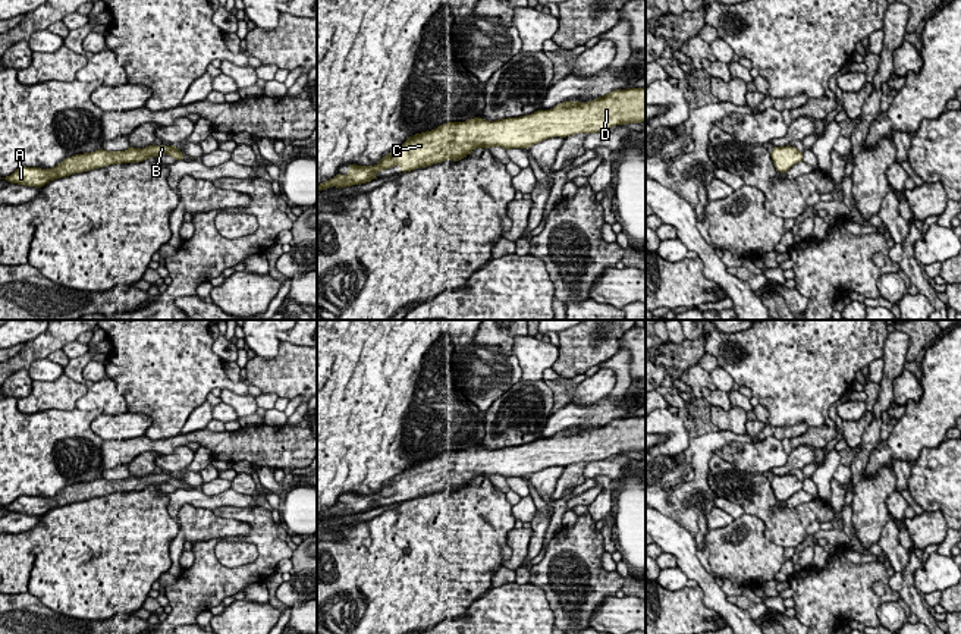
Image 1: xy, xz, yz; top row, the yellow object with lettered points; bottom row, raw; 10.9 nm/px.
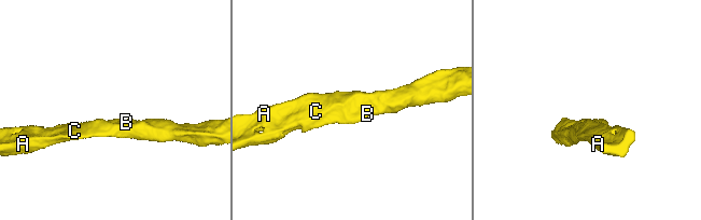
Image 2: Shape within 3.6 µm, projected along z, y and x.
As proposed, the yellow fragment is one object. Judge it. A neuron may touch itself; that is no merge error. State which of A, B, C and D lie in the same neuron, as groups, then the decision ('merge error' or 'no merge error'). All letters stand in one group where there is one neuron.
groups A B C D; no merge error

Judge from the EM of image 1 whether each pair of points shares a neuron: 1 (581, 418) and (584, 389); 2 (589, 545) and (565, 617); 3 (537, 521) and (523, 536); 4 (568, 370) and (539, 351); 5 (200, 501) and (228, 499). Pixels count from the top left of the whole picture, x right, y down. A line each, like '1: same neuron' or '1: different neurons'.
1: different neurons
2: same neuron
3: different neurons
4: different neurons
5: same neuron

